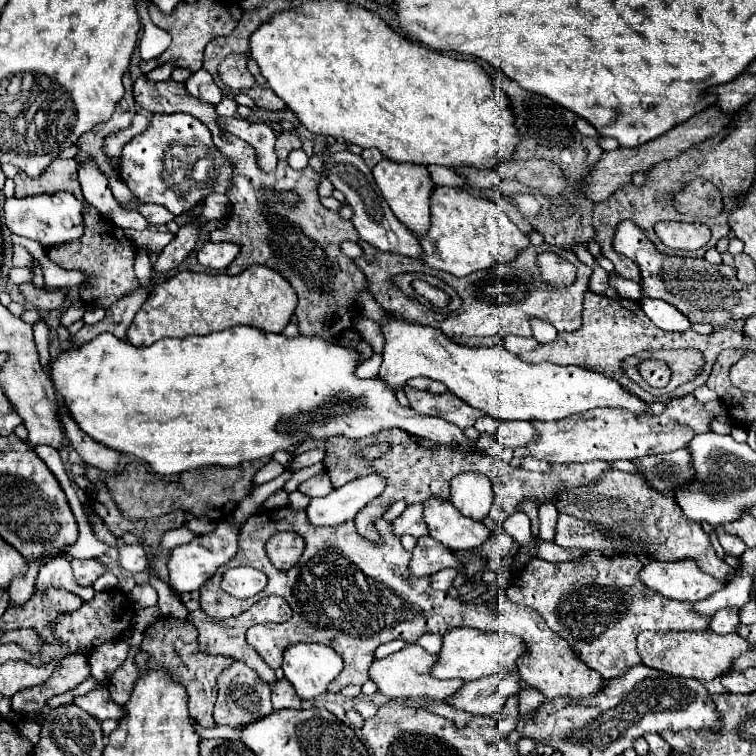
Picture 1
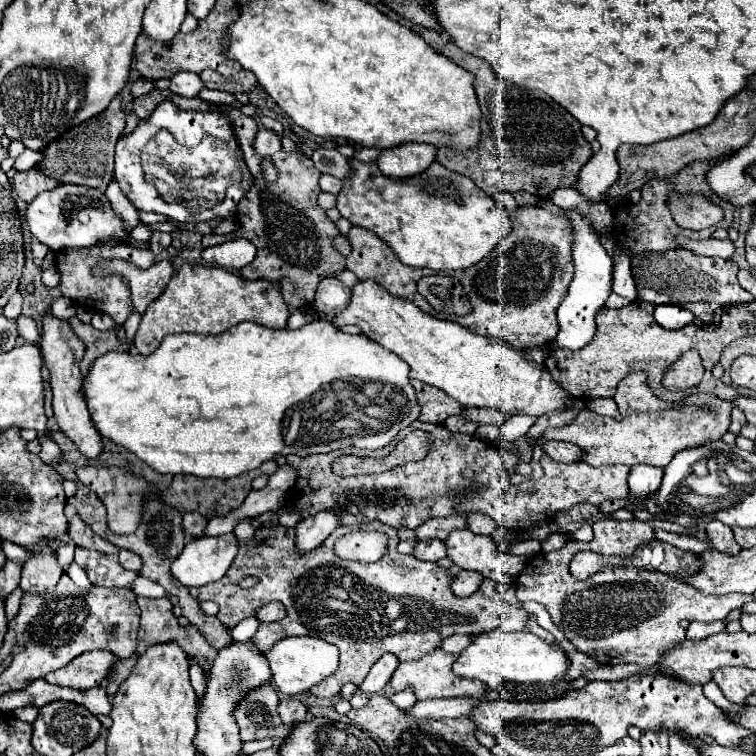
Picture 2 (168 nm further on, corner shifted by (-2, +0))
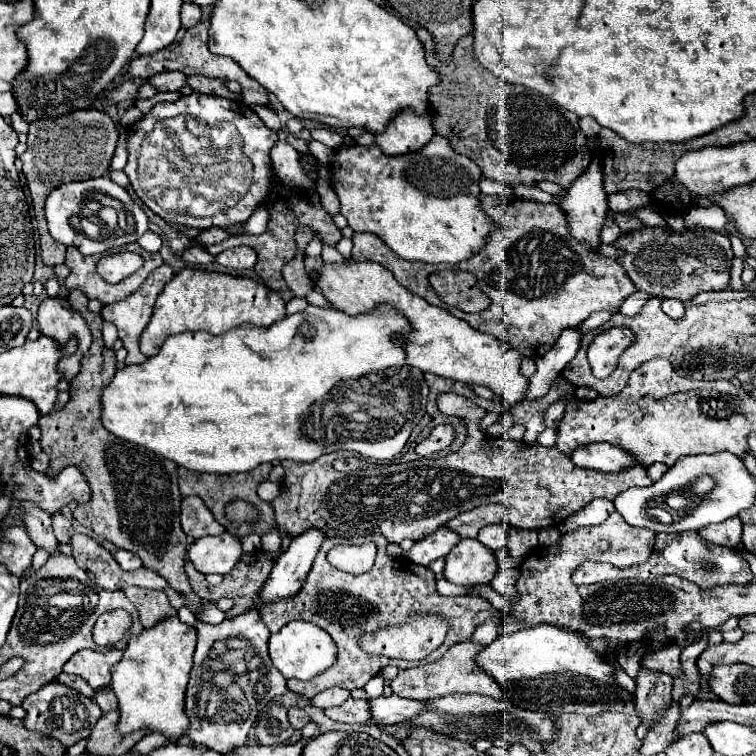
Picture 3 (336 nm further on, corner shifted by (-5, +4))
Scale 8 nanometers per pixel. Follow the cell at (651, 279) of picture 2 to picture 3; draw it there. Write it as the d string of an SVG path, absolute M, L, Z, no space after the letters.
M641 228L623 234L617 242L625 256L621 266L629 274L637 290L643 290L657 298L677 298L689 302L705 290L727 290L733 250L729 238L713 230L689 230L685 234L663 230L663 228Z

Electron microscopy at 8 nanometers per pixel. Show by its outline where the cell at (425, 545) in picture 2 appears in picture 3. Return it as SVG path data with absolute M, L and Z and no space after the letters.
M441 526L439 530L435 530L435 534L429 534L427 538L415 542L413 548L405 552L405 556L407 556L411 562L415 562L415 564L429 566L433 560L445 558L459 540L461 540L461 538L459 538L455 532L451 532L451 530L447 530L445 526Z

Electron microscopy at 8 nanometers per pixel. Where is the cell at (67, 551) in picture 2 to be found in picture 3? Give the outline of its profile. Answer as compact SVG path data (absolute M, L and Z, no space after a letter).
M53 514L53 530L55 530L55 536L61 544L69 544L71 542L71 536L75 534L73 532L73 526L71 526L71 520L63 518L61 514Z

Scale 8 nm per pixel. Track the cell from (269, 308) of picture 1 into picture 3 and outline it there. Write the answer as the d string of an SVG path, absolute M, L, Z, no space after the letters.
M183 268L171 278L171 282L165 284L163 292L159 294L153 308L151 322L141 334L141 352L145 356L155 356L163 346L165 338L171 334L179 334L187 330L223 334L245 322L267 328L283 320L285 316L287 316L285 300L259 280L223 274L223 272Z

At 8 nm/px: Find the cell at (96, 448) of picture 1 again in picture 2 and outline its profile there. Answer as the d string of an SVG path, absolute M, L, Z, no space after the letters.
M52 314L42 316L42 338L40 350L46 368L50 370L50 386L54 392L54 418L60 430L78 446L78 450L88 458L98 458L102 452L102 440L98 430L92 426L92 418L88 414L88 406L84 404L84 394L80 390L82 376L80 376L80 360L84 356L84 342L76 338L74 330L70 328L68 320L60 320Z

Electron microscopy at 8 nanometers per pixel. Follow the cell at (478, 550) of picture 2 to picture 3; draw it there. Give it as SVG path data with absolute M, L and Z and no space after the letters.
M461 540L445 558L445 578L455 584L475 586L485 584L499 572L495 550L483 546L479 540Z

